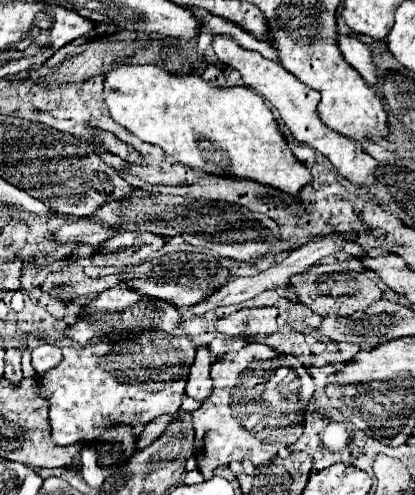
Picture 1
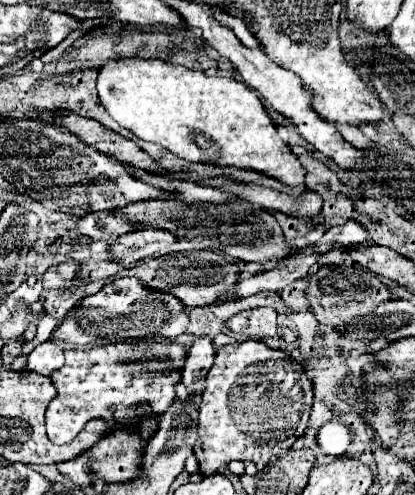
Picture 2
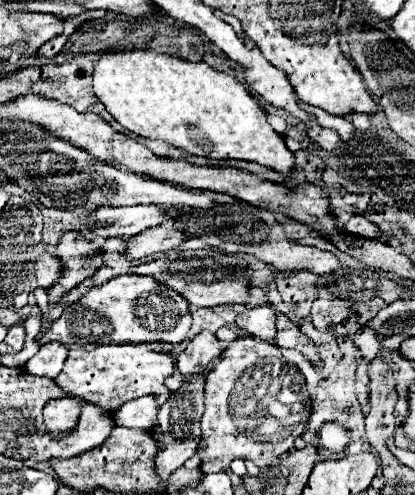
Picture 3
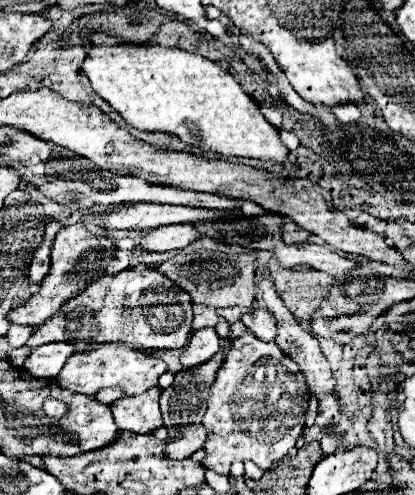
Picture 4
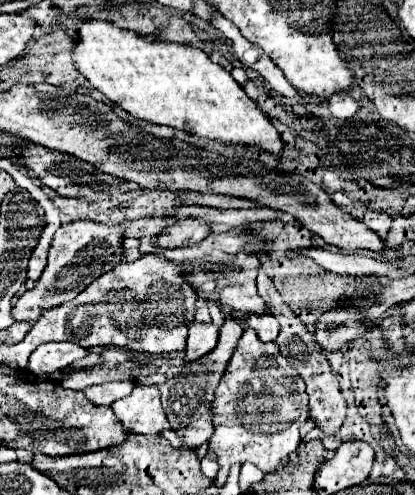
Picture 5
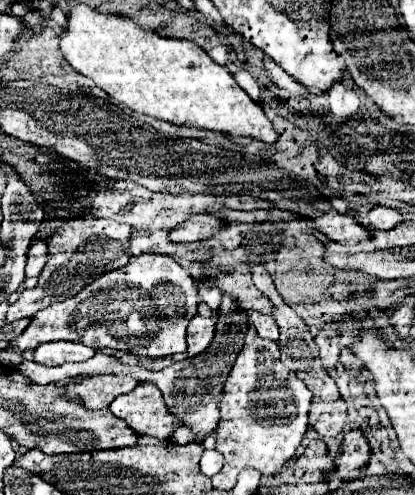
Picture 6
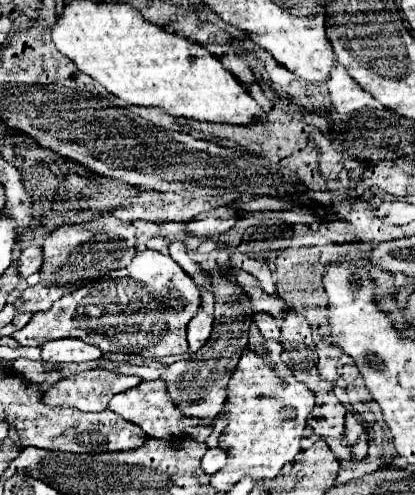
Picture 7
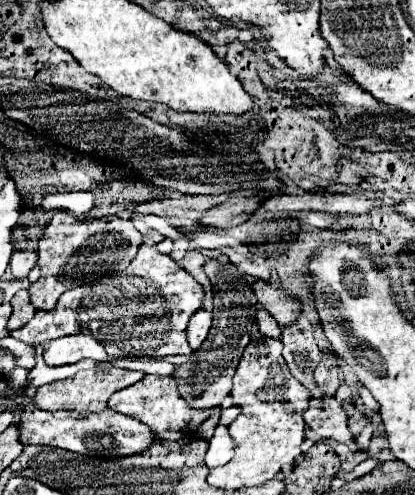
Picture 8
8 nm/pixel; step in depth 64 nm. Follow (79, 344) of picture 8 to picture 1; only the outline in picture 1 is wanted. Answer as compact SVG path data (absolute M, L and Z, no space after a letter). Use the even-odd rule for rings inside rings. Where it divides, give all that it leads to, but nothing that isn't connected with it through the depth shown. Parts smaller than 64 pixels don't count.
M40 344L32 350L32 366L38 374L48 372L48 368L54 368L54 364L60 362L60 348L52 344Z

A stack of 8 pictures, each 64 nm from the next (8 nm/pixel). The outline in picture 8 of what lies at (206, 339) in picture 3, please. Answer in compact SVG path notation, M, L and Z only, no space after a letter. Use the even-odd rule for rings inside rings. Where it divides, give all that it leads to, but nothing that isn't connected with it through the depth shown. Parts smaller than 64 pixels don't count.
M198 310L192 316L192 320L188 322L188 344L192 350L198 350L200 344L206 340L210 324L212 324L212 314L206 310Z

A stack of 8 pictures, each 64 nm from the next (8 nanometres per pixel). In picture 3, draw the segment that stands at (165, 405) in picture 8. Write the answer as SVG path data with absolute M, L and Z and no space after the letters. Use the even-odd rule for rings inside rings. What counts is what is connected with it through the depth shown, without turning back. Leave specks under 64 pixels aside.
M144 396L144 398L130 400L128 404L122 404L120 414L116 412L116 416L112 418L116 426L152 430L156 426L156 416L158 416L156 400L152 400L152 396Z

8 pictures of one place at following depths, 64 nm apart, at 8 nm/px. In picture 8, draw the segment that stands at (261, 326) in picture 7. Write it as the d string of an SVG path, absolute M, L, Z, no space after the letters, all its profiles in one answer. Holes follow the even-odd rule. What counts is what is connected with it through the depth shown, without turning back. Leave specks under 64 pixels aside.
M258 310L256 312L256 324L260 328L260 332L268 338L280 338L280 326L276 324L276 320L272 316L268 316L266 310Z

